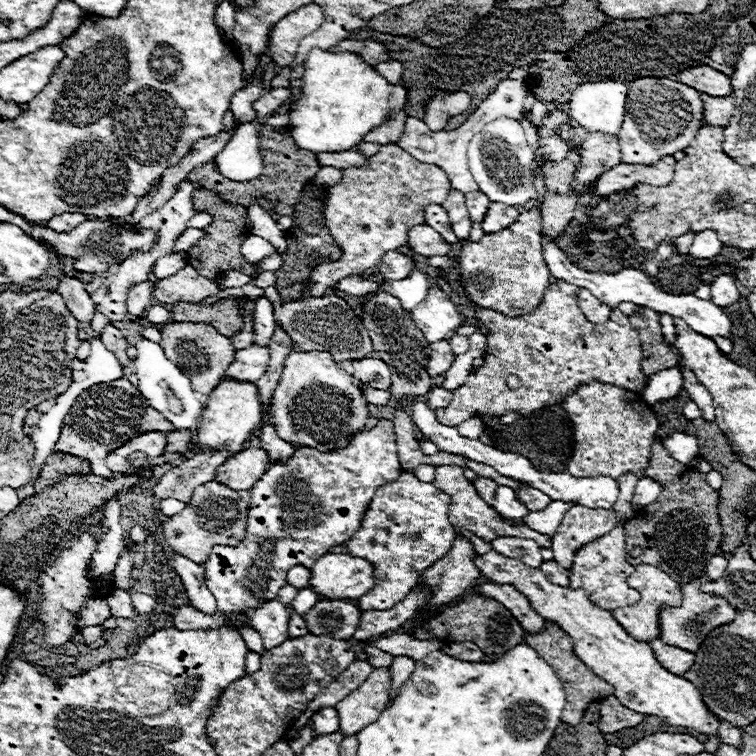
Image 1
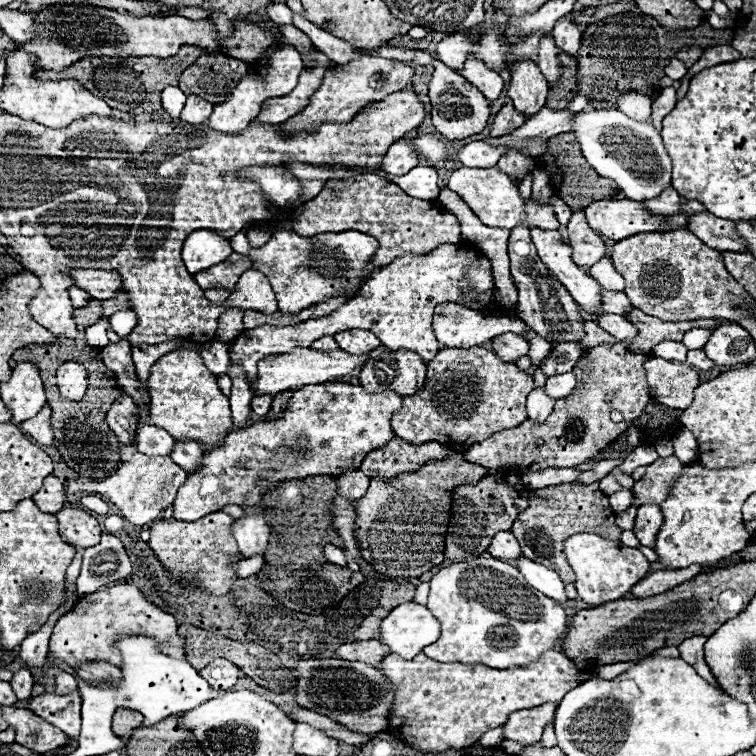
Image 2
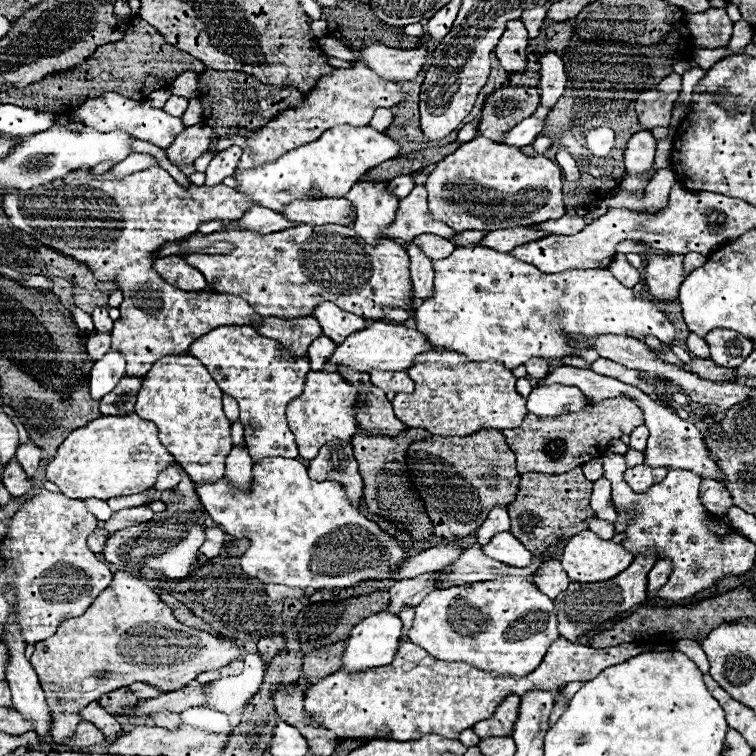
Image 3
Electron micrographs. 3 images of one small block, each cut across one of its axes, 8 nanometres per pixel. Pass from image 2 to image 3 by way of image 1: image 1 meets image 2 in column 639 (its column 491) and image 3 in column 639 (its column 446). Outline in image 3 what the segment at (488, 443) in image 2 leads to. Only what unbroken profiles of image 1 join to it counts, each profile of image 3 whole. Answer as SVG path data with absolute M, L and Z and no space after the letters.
M616 396L600 402L588 400L580 412L568 412L562 416L540 418L528 414L518 428L502 430L502 436L516 454L516 468L520 474L566 474L568 470L582 466L598 456L610 440L620 438L622 434L630 434L640 424L644 424L642 408L628 396Z

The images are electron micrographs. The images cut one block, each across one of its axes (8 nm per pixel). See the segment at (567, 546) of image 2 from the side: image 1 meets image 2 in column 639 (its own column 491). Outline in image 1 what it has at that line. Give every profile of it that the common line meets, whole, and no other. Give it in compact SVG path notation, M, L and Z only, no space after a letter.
M496 550L478 554L474 558L474 564L486 580L494 584L516 586L516 590L520 590L528 598L530 606L534 606L534 610L538 610L542 618L546 618L548 622L556 622L572 638L574 654L582 662L586 662L586 666L590 666L590 670L598 674L598 678L604 678L614 688L614 696L622 702L622 706L628 706L630 710L640 712L644 716L654 714L672 726L696 728L698 732L704 732L708 736L718 734L718 738L726 744L740 744L742 730L738 726L718 722L718 718L714 718L706 710L702 696L692 682L668 672L654 658L650 644L634 640L608 610L602 610L592 604L582 588L564 588L552 584L540 568L530 568L520 560L508 558Z

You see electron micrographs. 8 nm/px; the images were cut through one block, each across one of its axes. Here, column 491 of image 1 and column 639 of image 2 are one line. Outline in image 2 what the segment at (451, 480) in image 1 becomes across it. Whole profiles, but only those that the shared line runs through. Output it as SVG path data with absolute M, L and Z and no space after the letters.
M642 504L642 506L638 506L638 514L636 514L636 522L634 522L632 532L636 534L636 538L640 540L642 546L654 548L656 534L660 530L662 522L664 522L664 516L662 516L658 504Z

